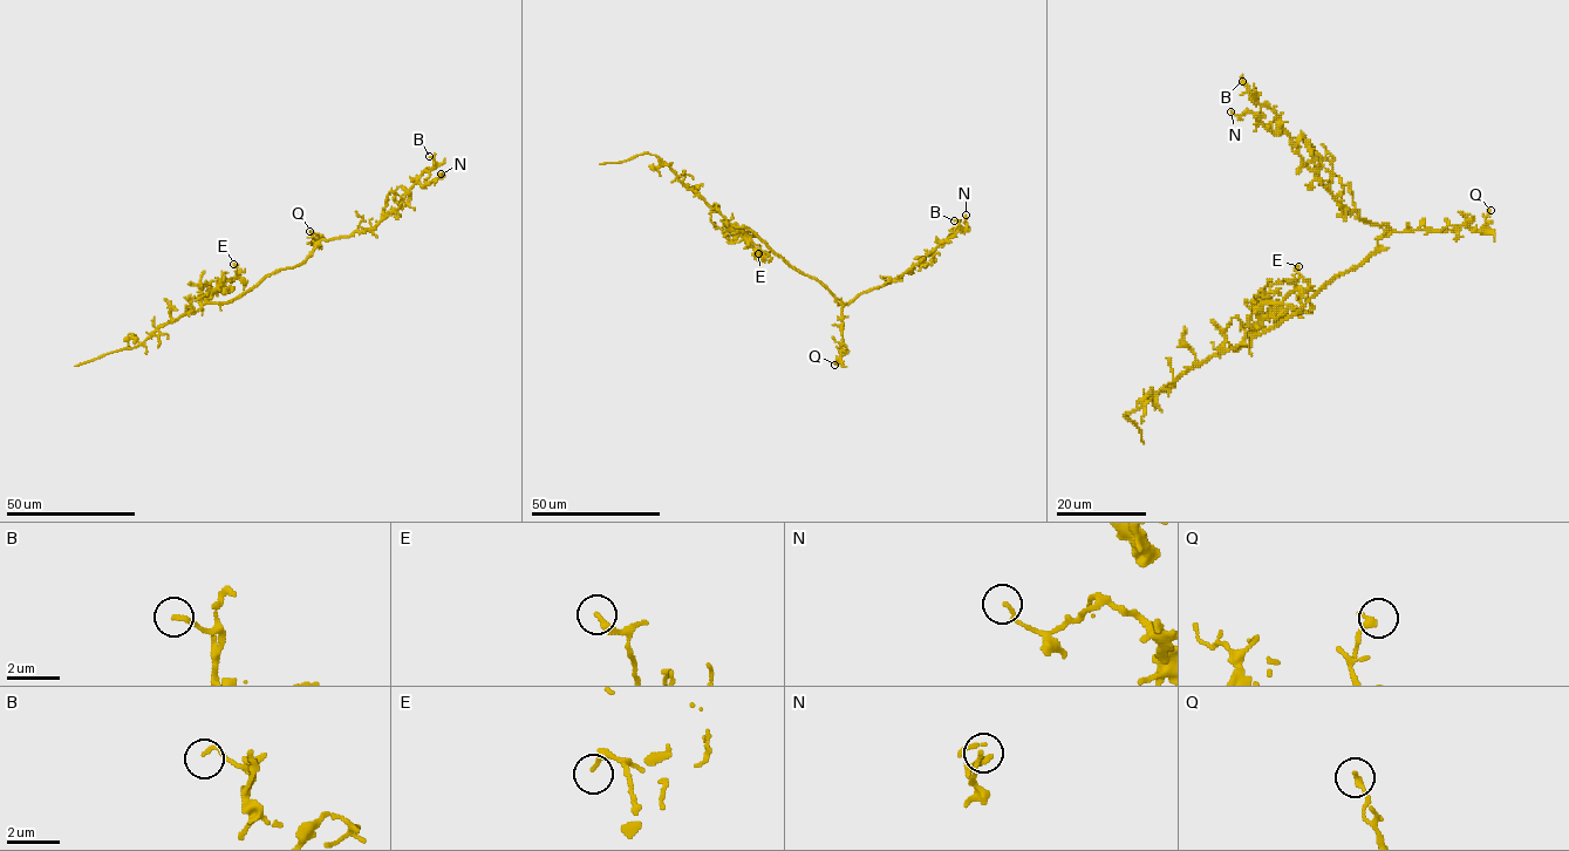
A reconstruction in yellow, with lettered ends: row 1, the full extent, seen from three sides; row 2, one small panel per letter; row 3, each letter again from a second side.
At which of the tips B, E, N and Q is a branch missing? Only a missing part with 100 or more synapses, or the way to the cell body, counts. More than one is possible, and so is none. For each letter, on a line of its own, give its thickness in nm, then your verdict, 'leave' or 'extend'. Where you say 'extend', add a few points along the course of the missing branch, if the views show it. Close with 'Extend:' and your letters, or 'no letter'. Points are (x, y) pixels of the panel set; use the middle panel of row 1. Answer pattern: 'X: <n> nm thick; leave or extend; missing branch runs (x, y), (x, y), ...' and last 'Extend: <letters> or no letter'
B: 150 nm thick; leave
E: 200 nm thick; leave
N: 120 nm thick; leave
Q: 220 nm thick; leave
Extend: no letter

